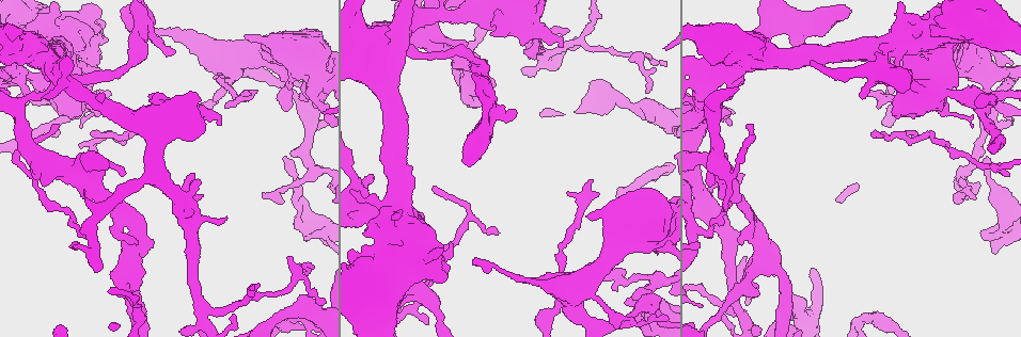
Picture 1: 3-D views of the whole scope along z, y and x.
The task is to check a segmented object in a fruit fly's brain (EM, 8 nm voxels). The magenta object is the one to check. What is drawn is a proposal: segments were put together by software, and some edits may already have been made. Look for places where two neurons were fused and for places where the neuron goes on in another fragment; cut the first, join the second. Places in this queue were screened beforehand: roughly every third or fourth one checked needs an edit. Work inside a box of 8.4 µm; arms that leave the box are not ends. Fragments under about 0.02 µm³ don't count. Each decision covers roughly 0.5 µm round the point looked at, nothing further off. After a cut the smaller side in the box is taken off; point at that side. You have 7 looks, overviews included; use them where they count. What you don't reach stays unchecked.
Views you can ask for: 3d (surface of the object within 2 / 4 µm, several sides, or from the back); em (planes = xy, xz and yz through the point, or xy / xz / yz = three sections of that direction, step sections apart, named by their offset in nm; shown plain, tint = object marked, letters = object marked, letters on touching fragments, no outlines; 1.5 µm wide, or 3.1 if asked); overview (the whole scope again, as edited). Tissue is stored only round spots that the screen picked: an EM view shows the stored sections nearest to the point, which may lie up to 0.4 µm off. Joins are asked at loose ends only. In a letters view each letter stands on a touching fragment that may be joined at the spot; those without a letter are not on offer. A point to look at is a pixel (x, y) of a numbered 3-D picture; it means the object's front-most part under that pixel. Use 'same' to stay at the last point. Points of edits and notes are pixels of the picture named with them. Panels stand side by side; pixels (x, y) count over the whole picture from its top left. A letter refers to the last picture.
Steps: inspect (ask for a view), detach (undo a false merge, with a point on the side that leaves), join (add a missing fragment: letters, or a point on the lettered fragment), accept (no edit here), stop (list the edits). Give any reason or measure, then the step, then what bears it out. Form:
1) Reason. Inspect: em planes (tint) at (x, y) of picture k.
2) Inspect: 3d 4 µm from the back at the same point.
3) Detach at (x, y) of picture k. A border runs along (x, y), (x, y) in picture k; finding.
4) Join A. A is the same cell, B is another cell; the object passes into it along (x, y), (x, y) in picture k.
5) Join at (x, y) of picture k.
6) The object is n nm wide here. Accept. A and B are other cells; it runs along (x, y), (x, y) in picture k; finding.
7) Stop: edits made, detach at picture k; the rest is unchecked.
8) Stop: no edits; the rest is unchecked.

An open end. Inspect: 3d 2 µm at (463, 42) of picture 1.

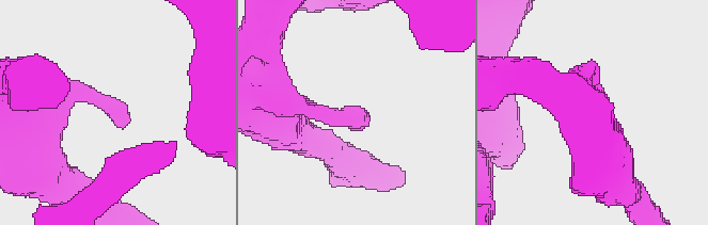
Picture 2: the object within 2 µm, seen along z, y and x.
Inspect: em xy step 4 (letters) at (124, 124) of picture 2.

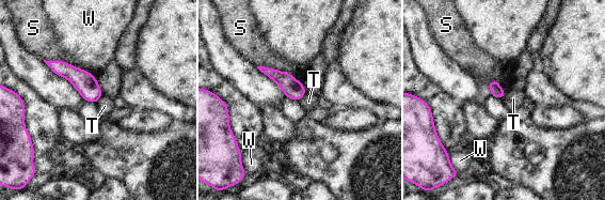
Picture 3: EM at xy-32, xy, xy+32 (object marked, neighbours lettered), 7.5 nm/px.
The longest contact is with S, 240 nm. Accept. S, T and W are other cells; no lettered fragment goes on from it.

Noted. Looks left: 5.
Calibre changes. Inspect: 3d 4 µm at (35, 175) of picture 1.

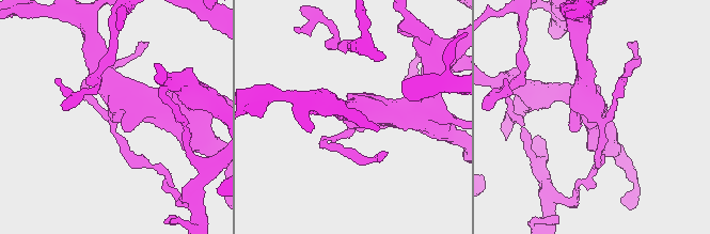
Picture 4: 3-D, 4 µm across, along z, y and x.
Now the EM. Inspect: em planes (letters) at (350, 125) of picture 4.

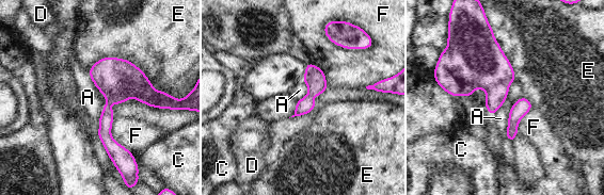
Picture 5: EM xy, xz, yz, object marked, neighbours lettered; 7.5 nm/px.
The object is 320 nm wide here. Detach at (107, 108) of picture 5. A, C, D, E and F are other cells; a border runs along (104, 109), (113, 115) in picture 5; a second neuron is stuck on.

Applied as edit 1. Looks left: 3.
Redraw. Inspect: overview.

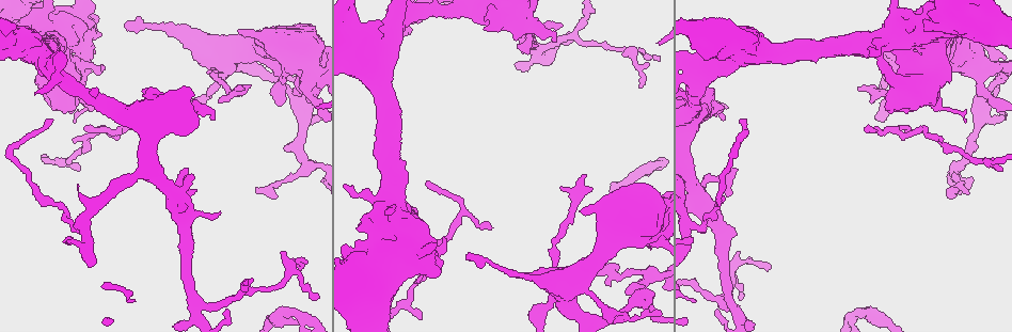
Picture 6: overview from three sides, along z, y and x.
An open end. Inspect: em planes (letters) at (560, 27) of picture 6.

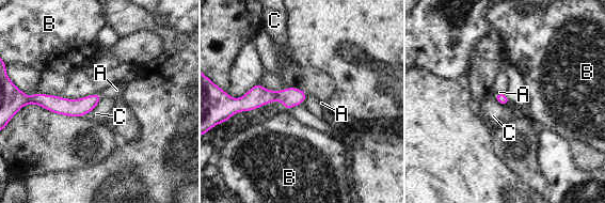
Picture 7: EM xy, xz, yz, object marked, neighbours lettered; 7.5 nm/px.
Join A. A is the same cell, B and C are other cells; the object passes into it along (79, 107), (98, 93), (116, 90) in picture 7; it goes on there.

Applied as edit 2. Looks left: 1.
Stop: edits made, detach at picture 5, join at picture 7; the rest is unchecked.

